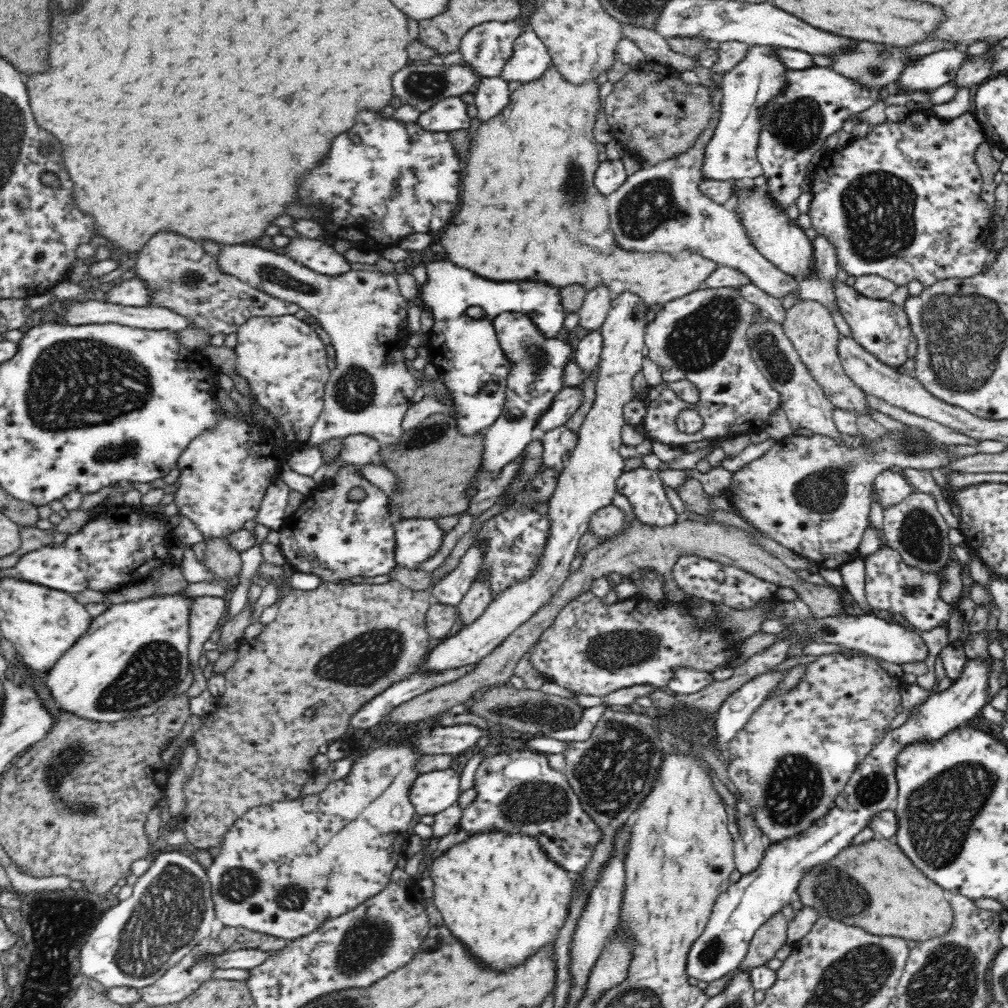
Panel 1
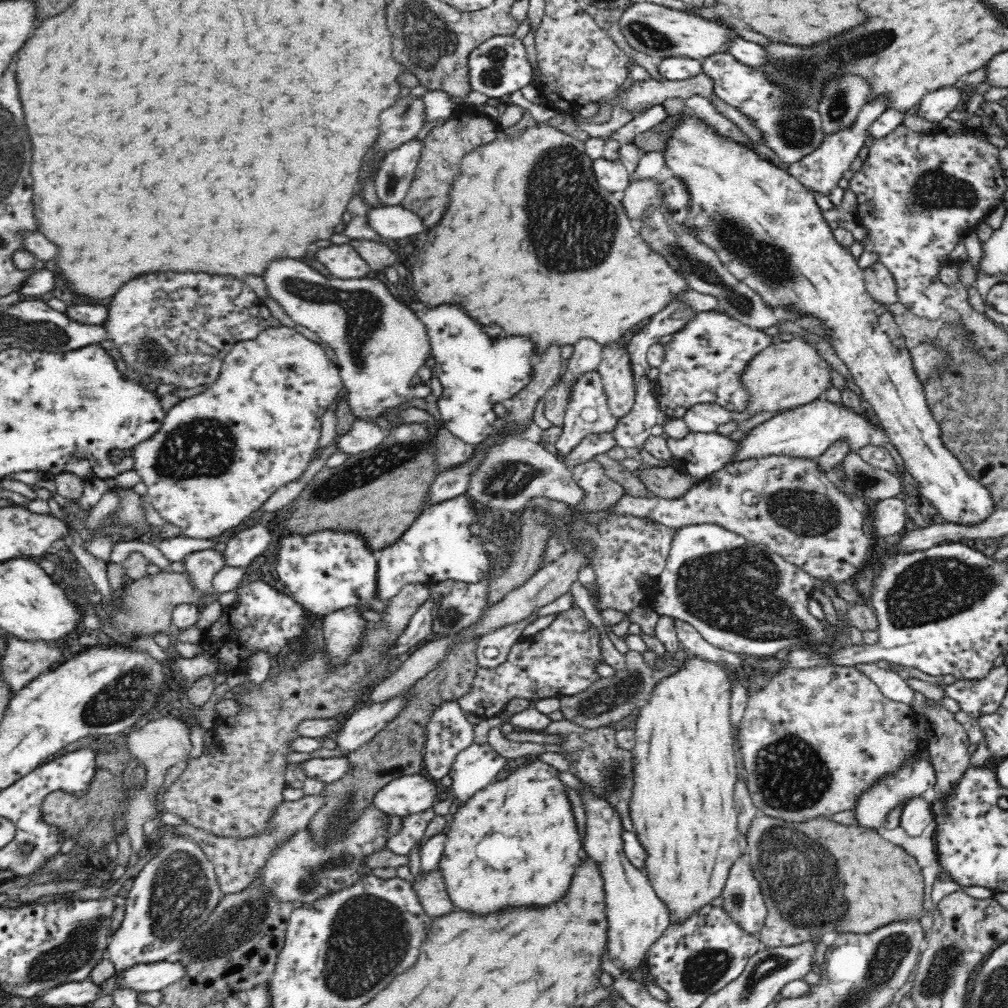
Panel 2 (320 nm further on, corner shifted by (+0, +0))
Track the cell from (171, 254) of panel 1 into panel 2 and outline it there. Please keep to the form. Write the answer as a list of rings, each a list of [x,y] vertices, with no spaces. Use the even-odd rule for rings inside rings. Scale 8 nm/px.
[[[150,274],[150,276],[142,276],[136,280],[130,280],[124,288],[120,288],[120,292],[112,298],[108,309],[108,316],[103,322],[102,327],[106,329],[106,339],[114,342],[115,347],[120,352],[122,358],[122,369],[129,376],[136,378],[139,382],[144,384],[150,382],[158,382],[160,384],[170,384],[174,388],[191,389],[197,386],[210,386],[219,377],[221,368],[223,366],[224,357],[232,350],[236,343],[255,339],[265,328],[281,326],[280,321],[272,316],[268,311],[268,307],[260,302],[258,295],[254,290],[250,289],[245,282],[237,280],[236,278],[221,278],[220,276],[211,276],[210,274]]]

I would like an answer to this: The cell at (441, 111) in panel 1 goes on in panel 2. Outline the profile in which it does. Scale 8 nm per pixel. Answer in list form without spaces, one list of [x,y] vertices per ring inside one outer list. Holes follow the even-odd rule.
[[[410,140],[386,155],[378,176],[376,193],[381,207],[401,205],[418,169],[423,142]]]

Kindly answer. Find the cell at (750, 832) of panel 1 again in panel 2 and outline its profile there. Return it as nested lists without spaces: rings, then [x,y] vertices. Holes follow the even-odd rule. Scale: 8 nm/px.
[[[739,858],[732,865],[720,897],[730,920],[738,923],[746,935],[758,936],[767,919],[767,906],[748,858]]]

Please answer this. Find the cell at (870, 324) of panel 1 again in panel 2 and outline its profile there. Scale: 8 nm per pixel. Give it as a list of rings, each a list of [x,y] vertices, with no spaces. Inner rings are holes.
[[[682,110],[670,128],[666,149],[662,151],[666,167],[673,177],[680,178],[690,196],[690,203],[678,218],[698,241],[718,255],[721,264],[737,280],[746,284],[770,307],[781,314],[792,311],[798,317],[818,319],[822,336],[838,358],[844,362],[862,396],[872,404],[881,426],[904,459],[905,477],[917,487],[917,492],[928,498],[944,520],[956,525],[977,525],[994,514],[995,500],[982,483],[968,475],[960,461],[946,448],[941,439],[941,427],[928,408],[925,390],[914,372],[910,351],[898,323],[884,305],[873,299],[866,289],[864,270],[858,265],[849,247],[840,244],[833,229],[819,208],[814,191],[810,191],[783,165],[763,160],[746,145],[718,134],[718,131]]]

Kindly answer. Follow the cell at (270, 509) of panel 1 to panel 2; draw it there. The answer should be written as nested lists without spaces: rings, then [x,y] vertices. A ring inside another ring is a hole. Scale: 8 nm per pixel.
[[[266,523],[254,525],[233,535],[225,544],[225,550],[222,552],[224,567],[245,569],[252,564],[254,558],[258,558],[258,556],[264,554],[264,550],[270,546],[270,542],[272,542],[272,534],[271,531],[266,528]]]

